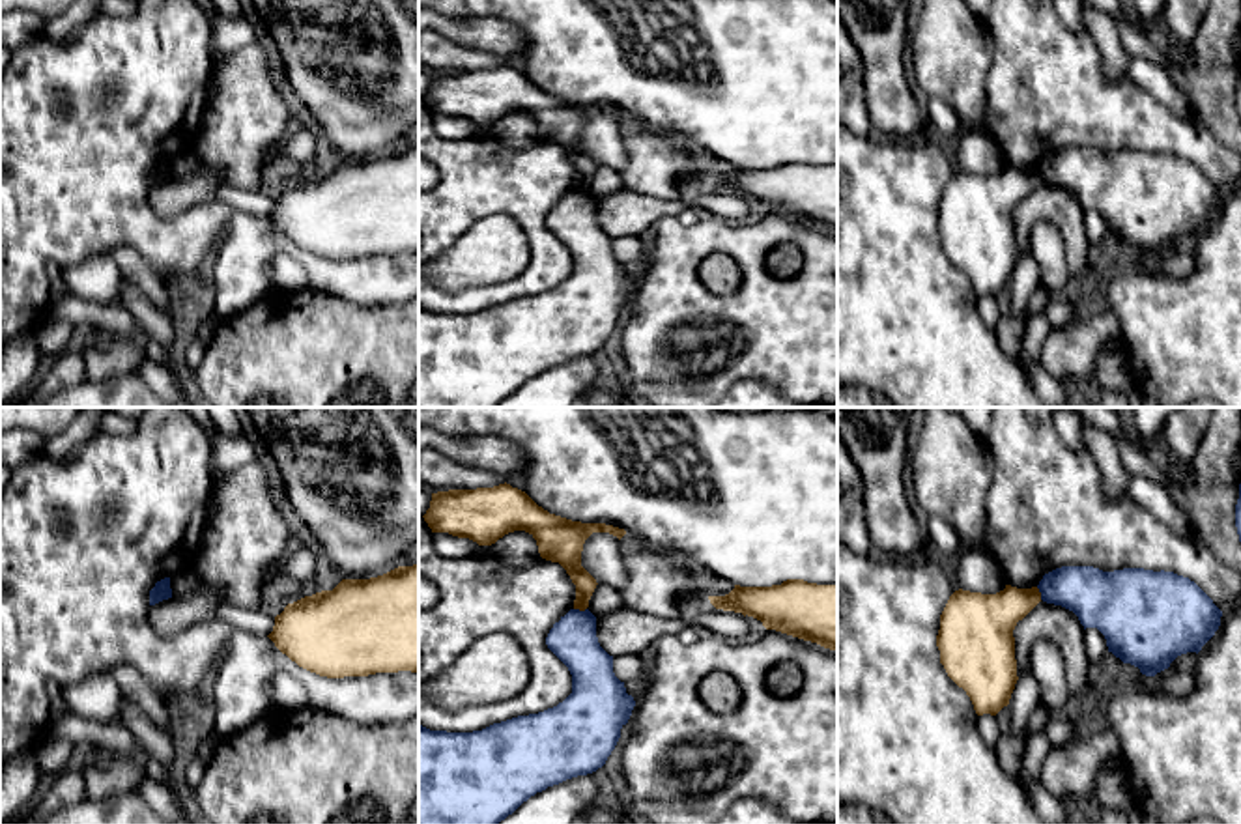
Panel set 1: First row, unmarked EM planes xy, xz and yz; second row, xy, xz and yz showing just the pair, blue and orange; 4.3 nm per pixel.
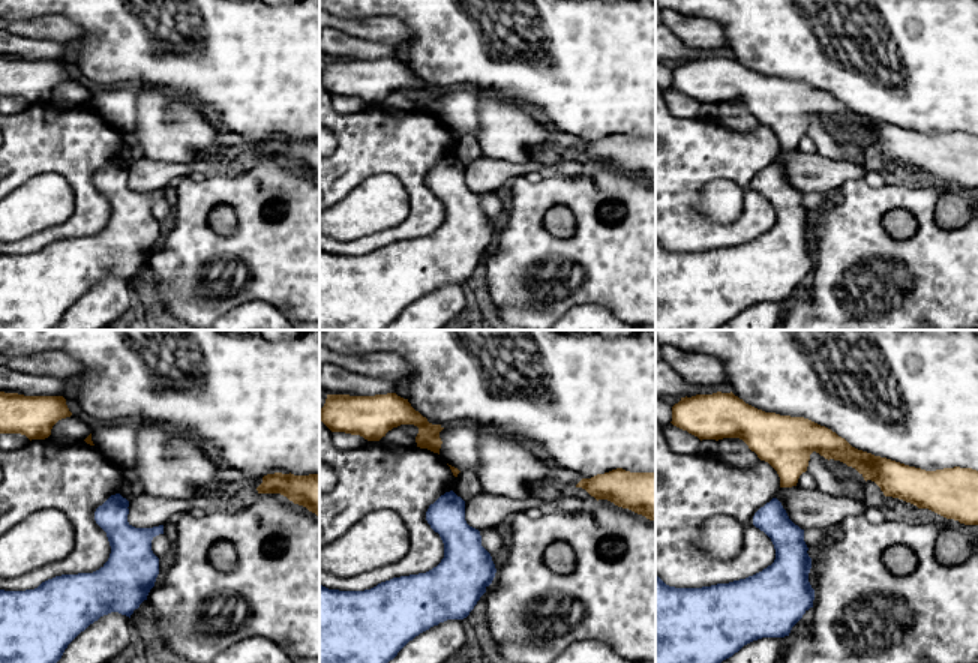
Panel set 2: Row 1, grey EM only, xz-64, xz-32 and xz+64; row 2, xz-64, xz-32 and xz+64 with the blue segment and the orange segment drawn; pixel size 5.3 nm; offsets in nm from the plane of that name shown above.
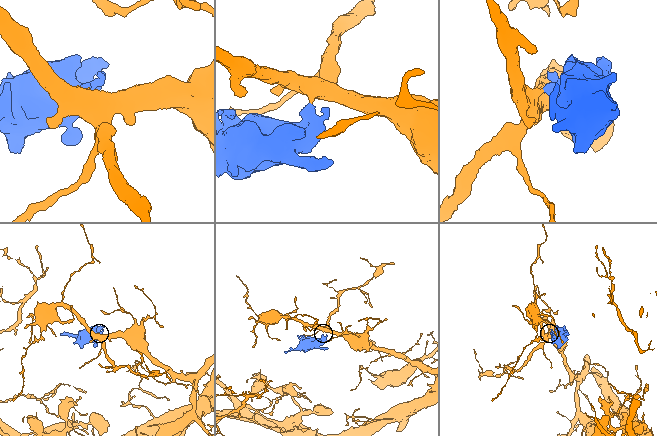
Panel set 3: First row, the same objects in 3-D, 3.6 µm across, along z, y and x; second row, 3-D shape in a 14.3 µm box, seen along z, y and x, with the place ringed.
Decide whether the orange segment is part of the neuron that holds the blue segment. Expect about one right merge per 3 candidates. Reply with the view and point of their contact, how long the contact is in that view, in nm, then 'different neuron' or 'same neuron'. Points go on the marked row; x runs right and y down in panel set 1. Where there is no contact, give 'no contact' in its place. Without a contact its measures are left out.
xz (578, 610) | 60 nm | different neuron

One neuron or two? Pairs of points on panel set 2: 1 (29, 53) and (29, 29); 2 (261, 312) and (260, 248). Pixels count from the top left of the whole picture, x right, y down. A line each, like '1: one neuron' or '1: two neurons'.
1: two neurons
2: two neurons

